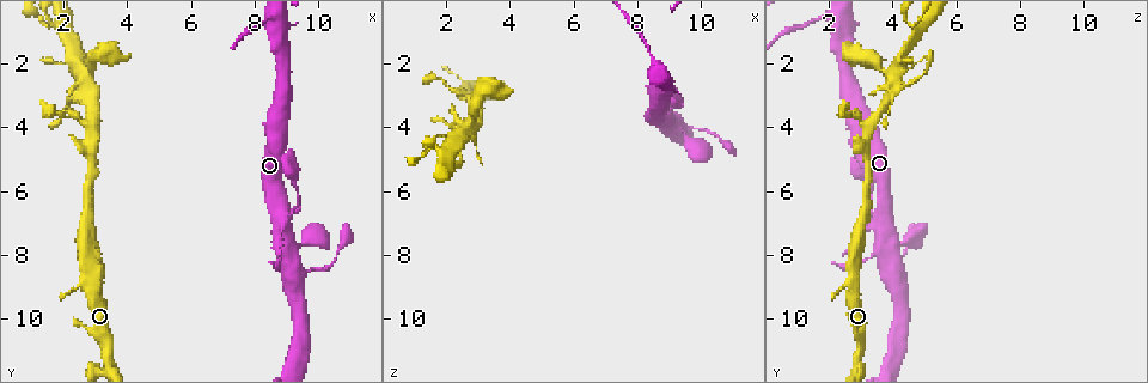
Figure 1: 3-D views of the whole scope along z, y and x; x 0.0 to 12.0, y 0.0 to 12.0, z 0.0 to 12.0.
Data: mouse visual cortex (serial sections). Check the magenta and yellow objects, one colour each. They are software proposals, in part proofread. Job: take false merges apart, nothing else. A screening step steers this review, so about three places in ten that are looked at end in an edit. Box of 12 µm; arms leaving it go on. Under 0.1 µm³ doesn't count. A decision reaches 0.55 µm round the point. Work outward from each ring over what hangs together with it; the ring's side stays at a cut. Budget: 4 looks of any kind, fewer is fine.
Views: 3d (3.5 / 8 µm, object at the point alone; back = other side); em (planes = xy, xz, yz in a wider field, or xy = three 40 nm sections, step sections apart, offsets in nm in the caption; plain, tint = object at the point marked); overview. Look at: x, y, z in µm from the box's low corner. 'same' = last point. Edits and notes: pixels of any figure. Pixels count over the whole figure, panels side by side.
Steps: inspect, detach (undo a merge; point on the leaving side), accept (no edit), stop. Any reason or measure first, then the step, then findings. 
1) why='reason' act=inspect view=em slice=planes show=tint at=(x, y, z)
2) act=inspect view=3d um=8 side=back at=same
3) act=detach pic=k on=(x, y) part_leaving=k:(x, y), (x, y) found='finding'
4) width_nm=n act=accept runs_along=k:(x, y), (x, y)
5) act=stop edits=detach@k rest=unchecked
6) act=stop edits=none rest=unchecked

why='sudden change in width' act=inspect view=3d um=3.5 at=(9.2, 7.8, 3.9)

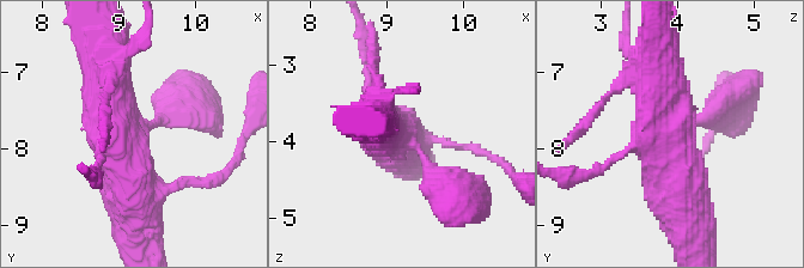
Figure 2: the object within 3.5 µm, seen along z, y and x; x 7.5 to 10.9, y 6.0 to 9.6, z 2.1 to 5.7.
why='now the EM' act=inspect view=em slice=xy step=2 show=tint at=(9.25, 7.75, 3.95)

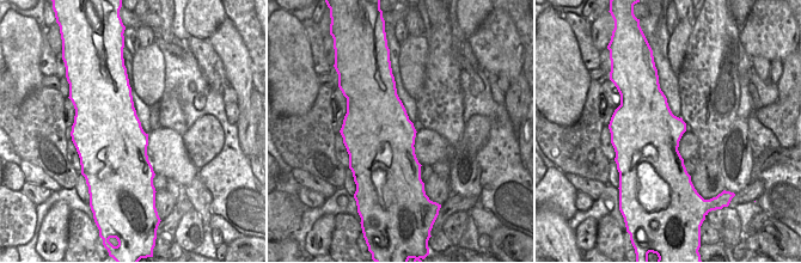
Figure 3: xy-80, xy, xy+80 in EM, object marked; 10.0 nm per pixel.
act=accept runs_along=2:(103, 60), (136, 211) found='continuous, no second cell'

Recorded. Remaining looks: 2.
why='three arms meet' act=inspect view=3d um=3.5 at=(2.8, 2.4, 4.0)

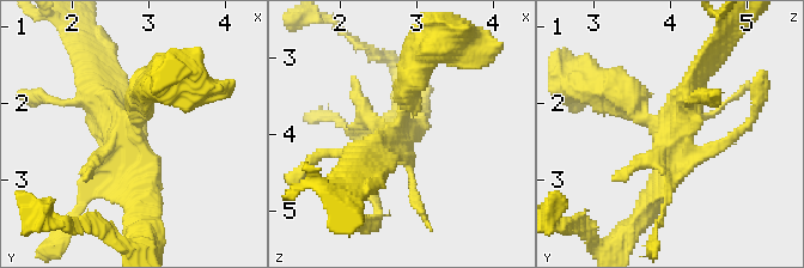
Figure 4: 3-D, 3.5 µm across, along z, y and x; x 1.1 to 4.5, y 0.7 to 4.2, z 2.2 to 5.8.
why='shape alone is not enough' act=inspect view=em slice=xy step=2 show=tint at=(2.70, 2.40, 4.00)

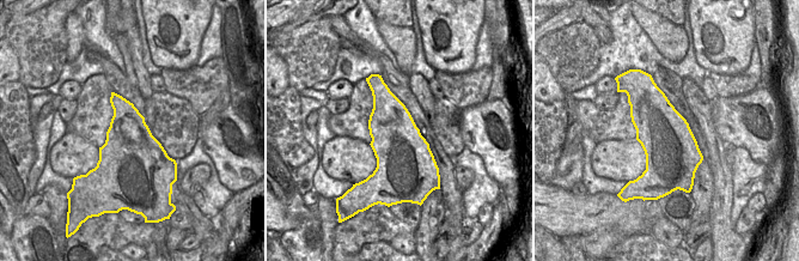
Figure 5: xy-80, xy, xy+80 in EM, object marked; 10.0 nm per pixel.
act=accept runs_along=4:(646, 208), (705, 69) found='all the same cell'

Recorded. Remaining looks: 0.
act=stop edits=none rest=unchecked

